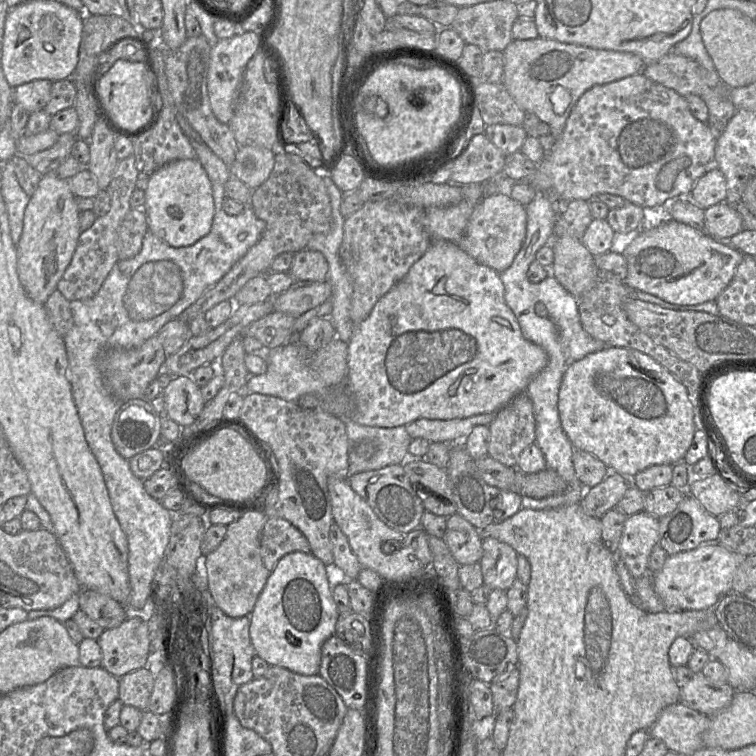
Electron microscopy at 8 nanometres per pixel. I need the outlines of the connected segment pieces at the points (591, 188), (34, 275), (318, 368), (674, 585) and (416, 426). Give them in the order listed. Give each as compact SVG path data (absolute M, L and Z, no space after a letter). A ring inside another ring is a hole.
M641 71L588 89L574 106L552 150L538 163L534 174L519 182L528 182L539 194L562 202L591 201L599 194L608 193L621 196L646 211L662 209L676 198L689 197L697 180L714 164L716 141L715 131L692 115L683 96L650 80ZM683 156L689 157L691 164L677 174L670 191L660 191L656 187L658 173L664 165Z
M56 172L44 174L24 213L22 235L17 244L17 272L27 295L35 302L45 304L50 294L56 289L65 270L69 266L81 234L79 228L80 210L76 202L70 181L57 176Z
M337 335L318 350L311 350L302 343L286 343L273 349L263 349L267 370L263 374L250 375L244 392L271 395L290 402L307 393L324 387L345 383L348 374L348 344Z
M709 541L695 549L668 555L663 567L653 574L653 587L663 601L665 611L710 610L714 609L719 600L731 591L735 572L746 556L739 555L717 541Z
M483 413L467 418L455 418L450 420L417 419L405 425L409 436L425 438L430 443L444 442L448 444L460 443L467 437L477 425L486 425L494 420L496 413Z

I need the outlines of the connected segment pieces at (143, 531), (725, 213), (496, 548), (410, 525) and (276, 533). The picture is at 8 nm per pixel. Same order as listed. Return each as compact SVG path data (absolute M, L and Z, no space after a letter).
M188 137L188 139L212 185L215 214L209 233L190 246L174 247L148 229L144 235L140 252L132 258L118 260L94 296L70 301L74 323L64 336L68 356L68 378L84 435L101 468L113 512L128 540L130 595L127 603L122 605L126 606L130 613L141 613L149 598L156 581L157 571L165 560L174 515L146 492L143 481L132 472L129 460L122 457L114 447L111 437L113 421L117 411L128 401L118 401L108 394L97 366L97 356L105 346L133 348L140 346L147 339L156 335L168 321L179 317L208 288L215 285L258 242L266 227L265 221L256 216L250 204L244 204L243 211L238 215L228 215L224 211L224 185L230 177L229 166L211 150L202 138Z
M725 201L704 210L705 233L719 241L728 241L744 230L743 220Z
M492 537L482 540L483 556L480 560L483 583L490 590L507 591L517 578L518 554L507 543Z
M402 464L350 475L348 483L388 527L402 534L408 534L421 526L425 509Z
M268 517L260 537L260 554L264 567L271 572L284 555L296 551L311 553L305 536L287 520Z

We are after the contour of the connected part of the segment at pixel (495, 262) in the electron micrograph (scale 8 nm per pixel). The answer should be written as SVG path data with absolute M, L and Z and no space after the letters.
M501 190L485 196L475 206L466 233L458 245L477 262L500 274L513 263L525 240L526 231L526 207L514 200L506 190Z

